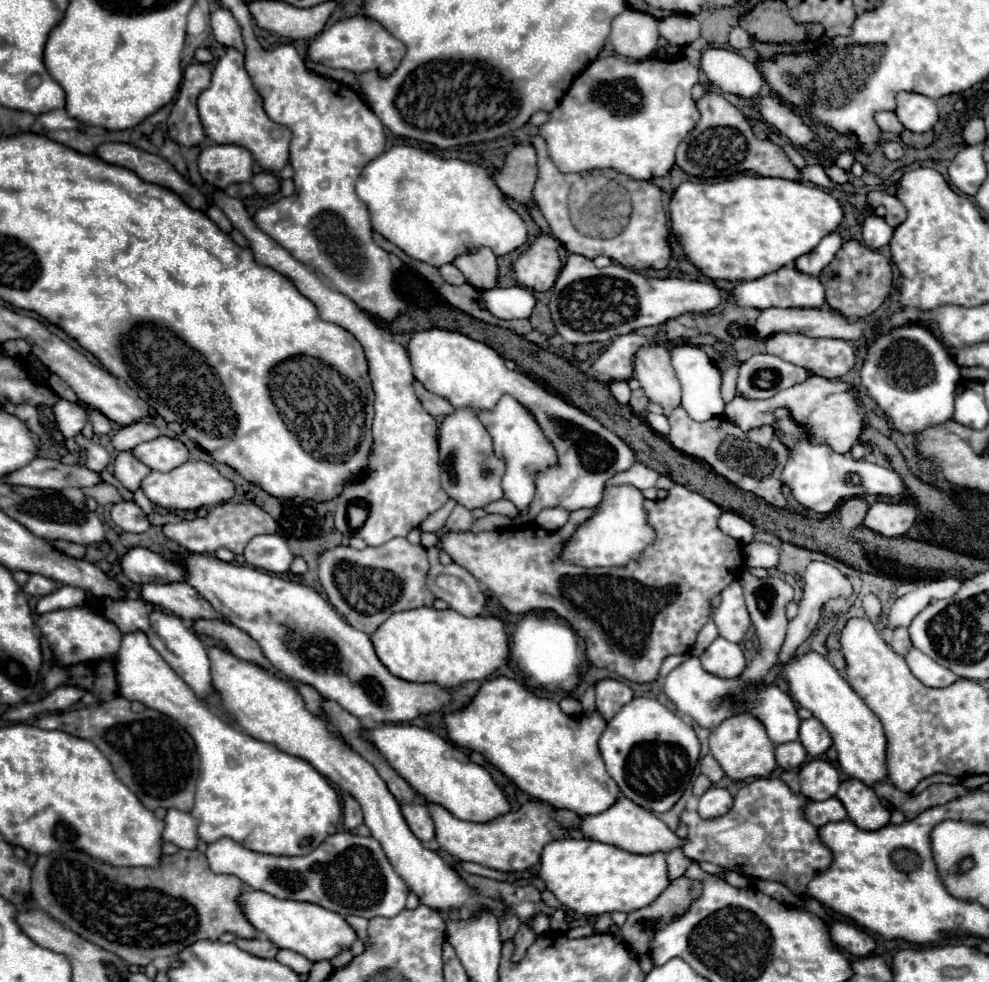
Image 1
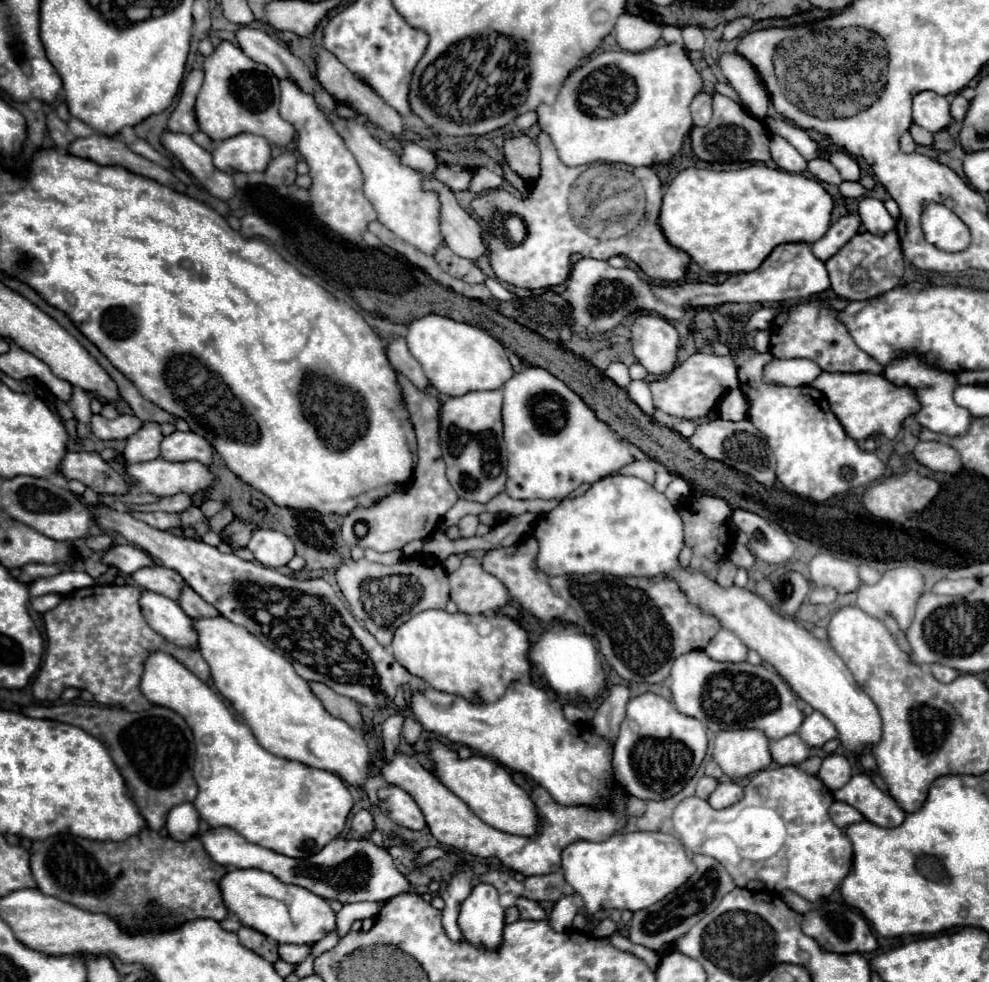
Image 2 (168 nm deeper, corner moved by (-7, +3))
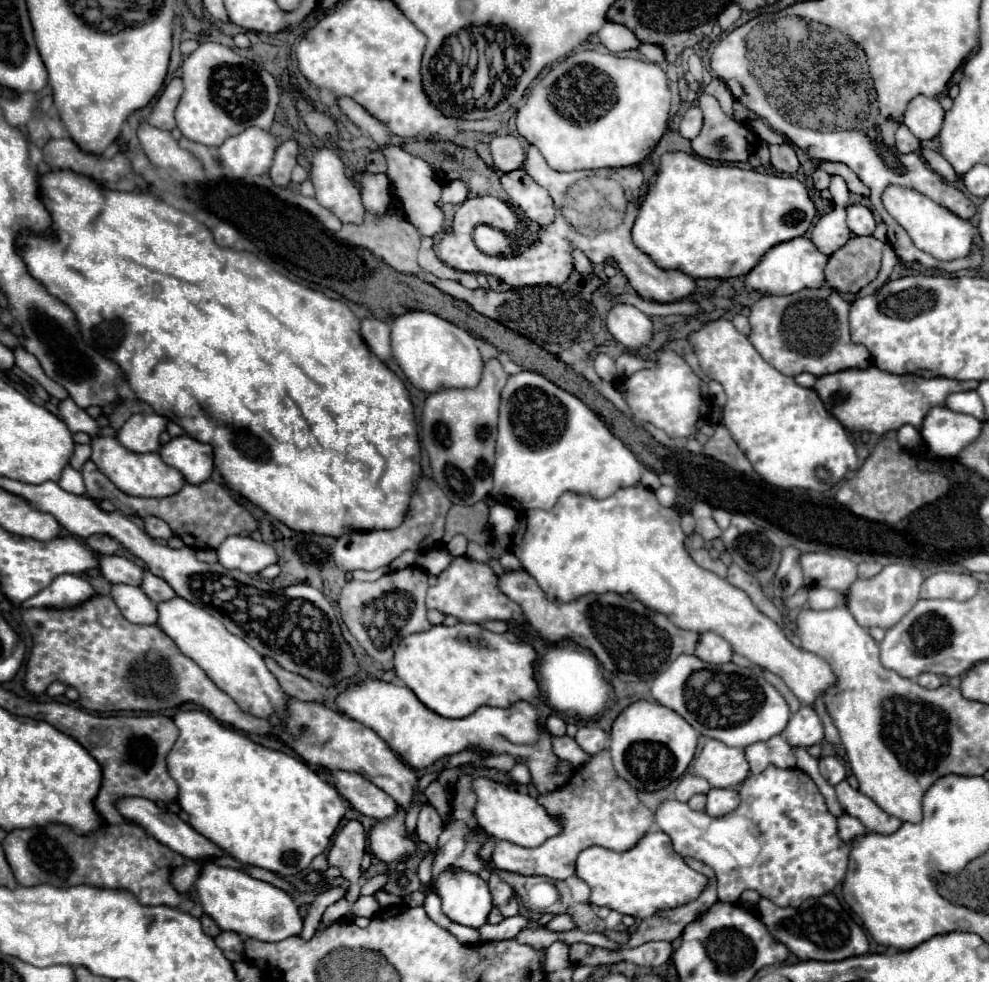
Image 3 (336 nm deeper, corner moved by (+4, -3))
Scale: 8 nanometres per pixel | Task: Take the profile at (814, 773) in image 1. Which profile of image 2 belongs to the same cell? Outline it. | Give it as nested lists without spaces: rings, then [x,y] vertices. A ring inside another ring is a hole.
[[[829,754],[817,774],[829,790],[837,790],[851,778],[851,764],[843,754]]]

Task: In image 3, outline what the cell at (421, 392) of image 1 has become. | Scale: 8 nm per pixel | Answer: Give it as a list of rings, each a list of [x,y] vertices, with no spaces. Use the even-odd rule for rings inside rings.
[[[376,318],[362,320],[362,338],[366,340],[368,348],[384,362],[394,362],[392,346],[390,346],[390,326]]]

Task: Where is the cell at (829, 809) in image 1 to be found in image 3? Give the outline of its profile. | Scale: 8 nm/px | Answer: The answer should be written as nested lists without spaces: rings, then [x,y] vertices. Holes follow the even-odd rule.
[[[842,814],[836,818],[836,824],[838,824],[838,836],[844,840],[844,842],[850,842],[854,836],[858,834],[866,834],[866,828],[860,824],[860,820],[856,820],[854,816],[848,816],[848,814]]]

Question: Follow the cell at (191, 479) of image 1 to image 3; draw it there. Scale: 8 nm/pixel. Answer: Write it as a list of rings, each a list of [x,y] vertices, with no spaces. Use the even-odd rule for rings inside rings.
[[[94,436],[92,438],[92,456],[90,460],[98,466],[98,470],[102,474],[106,474],[110,478],[110,482],[120,488],[122,492],[130,494],[130,496],[144,496],[144,498],[164,498],[164,496],[172,496],[176,492],[182,490],[184,476],[162,462],[162,458],[158,456],[158,452],[150,452],[150,454],[134,454],[130,450],[126,450],[116,438],[112,436]]]

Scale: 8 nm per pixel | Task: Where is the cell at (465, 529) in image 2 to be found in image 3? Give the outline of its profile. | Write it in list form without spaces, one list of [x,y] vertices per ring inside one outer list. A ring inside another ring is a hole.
[[[456,534],[456,536],[446,544],[446,548],[448,548],[448,552],[450,552],[452,556],[464,556],[466,546],[468,546],[468,538],[464,538],[462,534]]]

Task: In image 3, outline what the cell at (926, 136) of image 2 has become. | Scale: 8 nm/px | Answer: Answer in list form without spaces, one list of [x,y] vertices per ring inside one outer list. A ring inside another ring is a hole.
[[[920,148],[920,154],[924,156],[924,160],[930,164],[930,168],[934,170],[934,172],[938,172],[940,176],[944,176],[944,180],[956,180],[956,172],[954,172],[954,168],[936,152],[936,150],[932,150],[932,148]]]

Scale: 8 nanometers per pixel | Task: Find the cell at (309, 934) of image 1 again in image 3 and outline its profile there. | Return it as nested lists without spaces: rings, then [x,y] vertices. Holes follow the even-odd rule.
[[[206,864],[202,876],[196,882],[198,900],[204,912],[222,928],[240,934],[242,938],[256,938],[262,942],[280,942],[290,936],[298,936],[304,926],[300,906],[294,898],[262,880],[248,876],[242,870],[220,868],[216,864]]]

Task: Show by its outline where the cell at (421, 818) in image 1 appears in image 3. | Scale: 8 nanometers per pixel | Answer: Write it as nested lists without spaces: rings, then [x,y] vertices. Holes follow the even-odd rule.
[[[332,772],[338,792],[364,816],[388,820],[396,816],[398,804],[384,790],[354,772]]]

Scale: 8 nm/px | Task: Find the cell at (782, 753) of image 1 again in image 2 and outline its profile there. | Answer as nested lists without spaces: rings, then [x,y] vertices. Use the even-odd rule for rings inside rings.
[[[789,734],[781,740],[775,740],[769,744],[769,752],[773,762],[777,764],[793,764],[799,766],[809,758],[809,748],[803,744],[803,740],[797,734]]]

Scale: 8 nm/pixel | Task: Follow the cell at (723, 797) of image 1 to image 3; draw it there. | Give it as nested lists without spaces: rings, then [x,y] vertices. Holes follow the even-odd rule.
[[[712,788],[708,794],[708,800],[706,800],[706,812],[710,816],[724,816],[732,810],[738,808],[740,804],[740,798],[738,798],[738,792],[734,788]]]

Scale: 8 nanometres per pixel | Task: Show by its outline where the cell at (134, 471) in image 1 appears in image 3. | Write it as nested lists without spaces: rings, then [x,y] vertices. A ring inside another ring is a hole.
[[[134,414],[118,430],[118,440],[124,448],[136,454],[156,452],[160,448],[158,436],[166,430],[166,418],[160,414]]]

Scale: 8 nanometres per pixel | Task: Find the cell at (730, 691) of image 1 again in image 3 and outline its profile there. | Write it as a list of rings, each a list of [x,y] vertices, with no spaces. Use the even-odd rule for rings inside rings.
[[[680,654],[670,668],[654,680],[652,696],[662,706],[680,714],[702,736],[740,748],[782,734],[790,718],[784,698],[766,682],[760,668],[740,668],[732,662],[708,664],[690,654]]]

